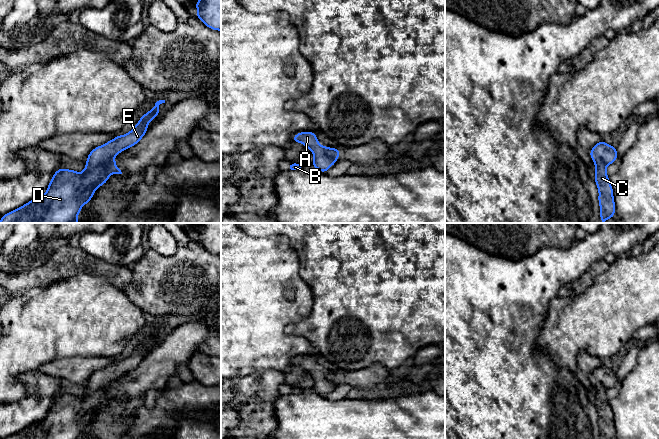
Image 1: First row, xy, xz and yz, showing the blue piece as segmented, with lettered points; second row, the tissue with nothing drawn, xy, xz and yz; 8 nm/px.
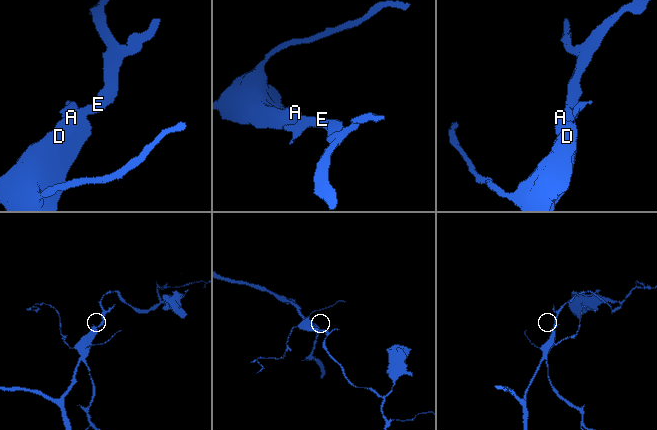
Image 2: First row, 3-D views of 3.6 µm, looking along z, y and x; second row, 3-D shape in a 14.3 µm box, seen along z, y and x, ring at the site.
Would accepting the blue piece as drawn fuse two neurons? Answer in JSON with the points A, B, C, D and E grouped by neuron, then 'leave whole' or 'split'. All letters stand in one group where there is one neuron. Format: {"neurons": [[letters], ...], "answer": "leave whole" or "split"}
{"neurons": [["A", "B", "D", "E"], ["C"]], "answer": "split"}

